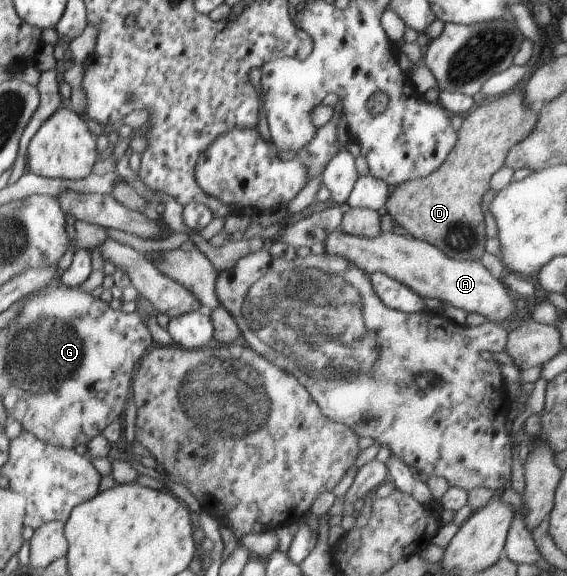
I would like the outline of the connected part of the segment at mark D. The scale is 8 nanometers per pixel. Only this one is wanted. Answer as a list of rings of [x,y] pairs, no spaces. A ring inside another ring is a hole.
[[[522,84],[511,93],[487,100],[463,119],[455,147],[435,173],[391,190],[385,207],[401,232],[427,241],[451,259],[467,261],[483,256],[487,241],[481,209],[483,195],[490,189],[491,177],[504,166],[511,148],[531,135],[537,125],[531,105],[523,101]]]

